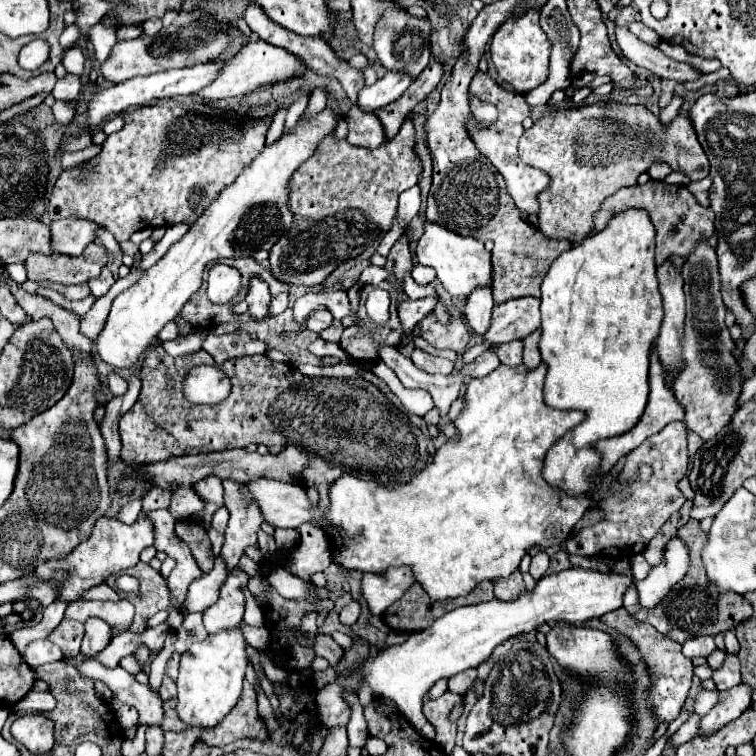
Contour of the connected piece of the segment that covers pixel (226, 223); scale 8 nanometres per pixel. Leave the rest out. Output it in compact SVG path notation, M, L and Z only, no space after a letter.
M337 106L323 110L313 118L299 118L291 134L285 134L271 146L263 148L241 176L205 208L189 232L173 244L155 266L147 268L137 284L113 300L105 328L95 340L95 352L105 364L113 368L135 366L143 352L155 344L161 328L171 322L181 312L183 304L199 290L201 274L209 262L219 258L245 258L261 248L269 250L273 242L289 230L293 214L289 214L285 202L285 186L293 170L313 154L317 142L335 130L339 118L341 114L337 114Z

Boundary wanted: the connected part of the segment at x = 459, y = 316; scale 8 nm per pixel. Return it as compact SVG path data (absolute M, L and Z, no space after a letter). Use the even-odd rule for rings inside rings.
M453 308L447 309L449 322L441 324L431 311L417 326L421 328L421 338L425 338L433 348L449 348L455 350L457 354L463 354L467 350L469 342L469 330L463 322L463 313Z

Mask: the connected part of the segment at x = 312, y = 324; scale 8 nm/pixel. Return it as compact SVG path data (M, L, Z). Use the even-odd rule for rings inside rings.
M315 310L315 312L309 314L309 318L307 318L307 328L309 328L311 332L321 332L321 330L329 328L331 322L333 322L333 316L331 316L329 310Z

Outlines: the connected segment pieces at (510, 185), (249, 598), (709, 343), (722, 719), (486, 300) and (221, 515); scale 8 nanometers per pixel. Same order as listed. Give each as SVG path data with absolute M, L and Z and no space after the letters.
M481 70L473 76L471 86L469 86L469 94L475 94L475 96L479 96L485 102L495 104L497 110L499 110L499 118L497 118L495 124L483 126L479 122L473 122L473 126L469 126L469 134L477 142L477 148L481 150L481 154L485 154L491 160L491 164L501 172L501 176L505 178L507 192L513 198L513 202L517 204L517 208L521 212L525 212L525 214L537 214L539 212L539 200L537 198L539 198L539 194L543 190L549 188L549 176L545 172L541 172L539 168L527 166L519 158L519 154L517 154L517 142L519 142L521 134L525 132L523 130L523 120L531 112L529 104L525 102L525 96L523 94L517 94L517 92L511 92L511 90L503 90L489 76L489 72L481 72Z
M244 587L242 590L246 597L246 610L243 617L244 621L251 626L264 626L264 610L258 605L247 587Z
M707 240L697 242L693 252L685 258L679 274L683 276L683 288L687 298L687 318L685 318L685 370L681 378L675 382L675 398L685 408L687 426L697 432L703 440L713 438L713 434L721 432L723 426L729 424L731 414L735 414L735 402L741 394L741 370L737 366L737 358L731 354L735 342L729 336L725 326L727 306L721 298L721 280L719 280L719 264L715 248L707 244Z
M745 684L733 686L725 692L719 692L719 702L709 710L709 714L705 714L699 722L699 730L697 736L711 736L717 730L721 730L725 724L729 724L731 720L739 718L739 714L749 708L751 704L751 694L753 690Z
M487 286L475 288L465 302L465 316L475 334L483 334L489 328L489 318L493 310L493 296Z
M223 506L223 508L219 508L215 514L213 514L213 518L211 518L211 528L215 528L215 530L219 530L221 534L225 532L225 526L227 526L227 520L229 520L229 512L227 512L227 508Z

